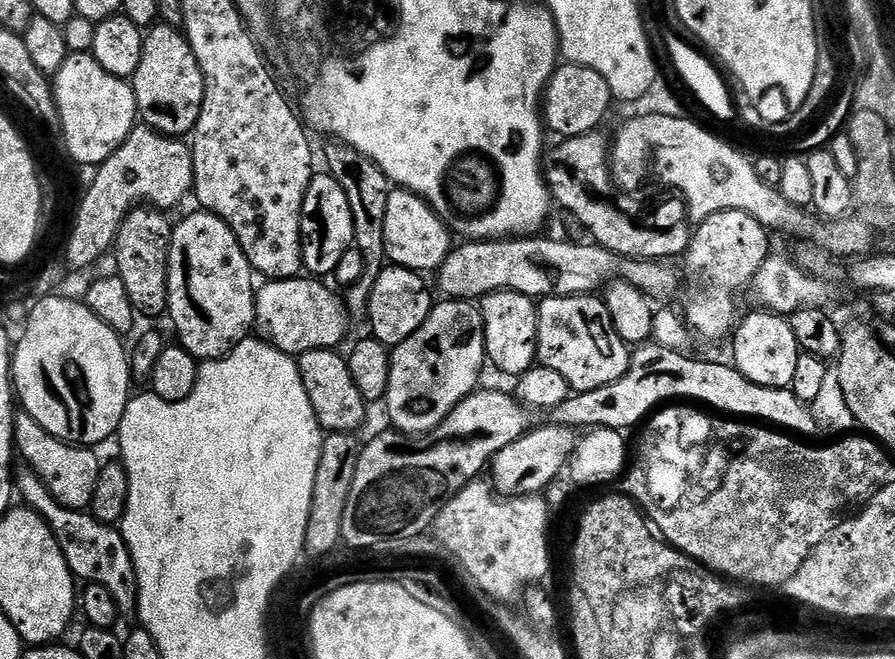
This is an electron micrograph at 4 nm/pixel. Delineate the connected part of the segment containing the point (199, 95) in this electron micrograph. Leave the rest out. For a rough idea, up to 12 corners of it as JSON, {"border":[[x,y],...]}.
{"border":[[156,22],[130,83],[138,116],[195,133],[204,75],[187,36]]}

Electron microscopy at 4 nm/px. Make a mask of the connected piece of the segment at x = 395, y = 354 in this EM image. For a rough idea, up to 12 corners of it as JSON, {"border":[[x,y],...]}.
{"border":[[437,303],[391,349],[391,427],[426,434],[477,391],[484,329]]}

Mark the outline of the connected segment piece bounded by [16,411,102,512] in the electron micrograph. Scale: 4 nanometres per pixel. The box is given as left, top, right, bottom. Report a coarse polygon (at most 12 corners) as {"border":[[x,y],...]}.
{"border":[[16,417],[16,452],[62,506],[91,509],[102,460]]}

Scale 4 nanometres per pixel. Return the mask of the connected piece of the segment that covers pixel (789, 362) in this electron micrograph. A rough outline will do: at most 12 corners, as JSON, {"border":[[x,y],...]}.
{"border":[[743,317],[731,363],[758,386],[791,388],[802,354],[792,321]]}

